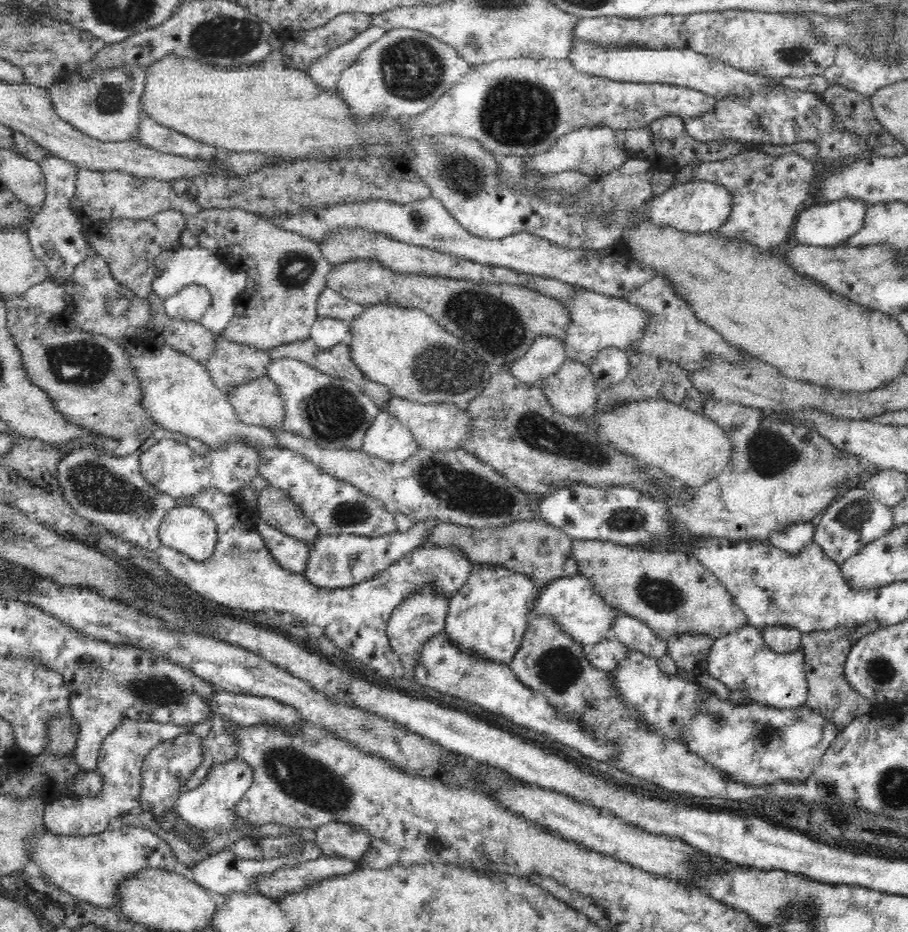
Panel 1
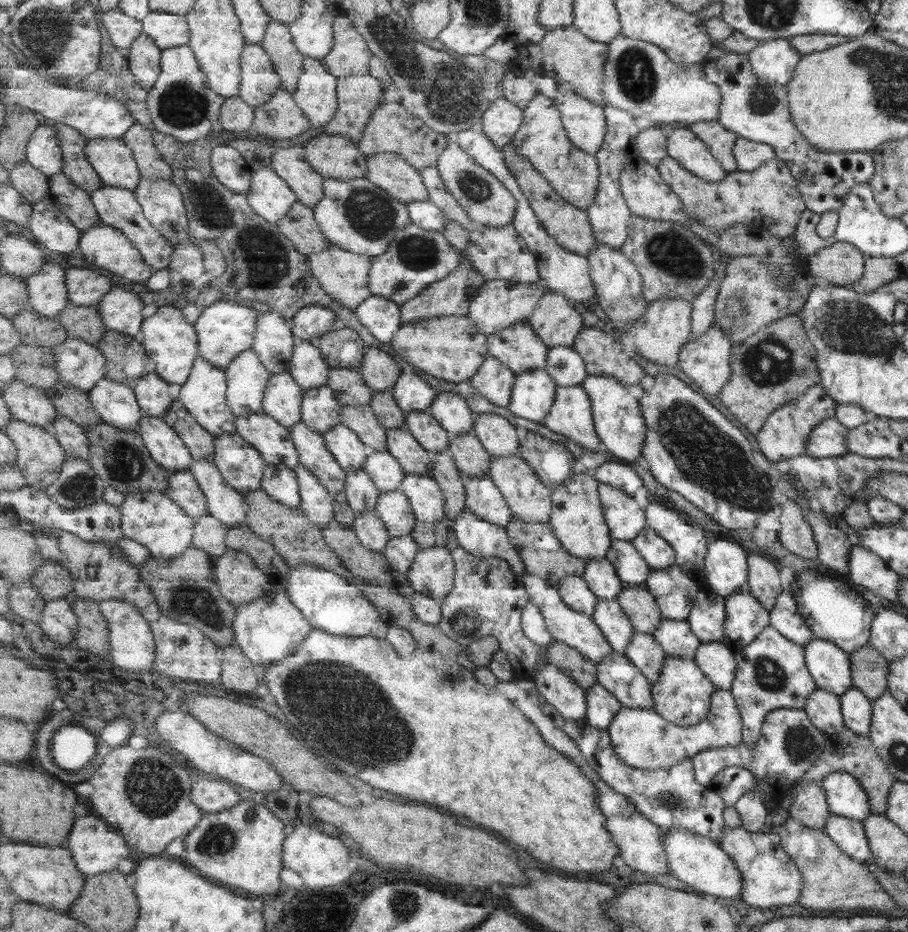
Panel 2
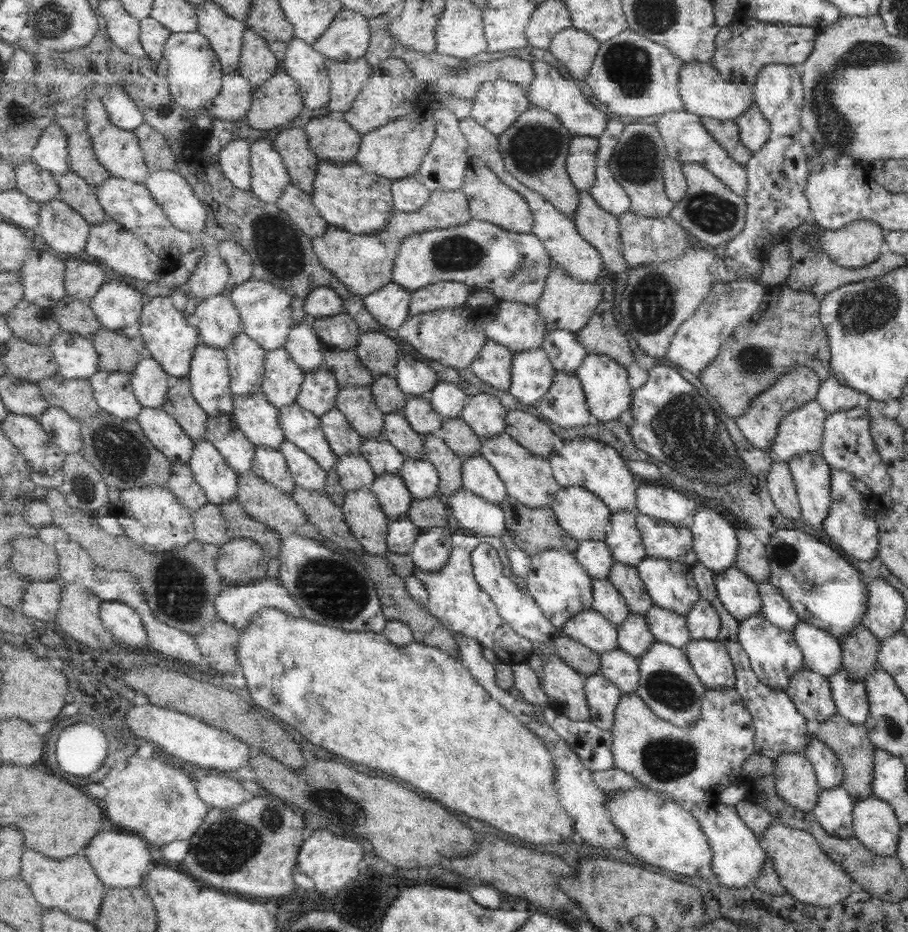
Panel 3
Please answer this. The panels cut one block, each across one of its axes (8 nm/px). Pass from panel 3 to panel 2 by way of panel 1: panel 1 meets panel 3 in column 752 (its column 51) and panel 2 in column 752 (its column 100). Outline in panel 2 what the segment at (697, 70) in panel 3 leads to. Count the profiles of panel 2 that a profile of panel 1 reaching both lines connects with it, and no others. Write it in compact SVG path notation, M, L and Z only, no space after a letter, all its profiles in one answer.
M713 44L701 65L707 82L715 84L721 95L717 122L741 138L772 146L774 156L784 162L794 178L805 209L815 214L835 211L849 188L871 178L873 161L869 152L829 153L808 143L788 116L786 86L769 84L755 75L747 54L726 51Z

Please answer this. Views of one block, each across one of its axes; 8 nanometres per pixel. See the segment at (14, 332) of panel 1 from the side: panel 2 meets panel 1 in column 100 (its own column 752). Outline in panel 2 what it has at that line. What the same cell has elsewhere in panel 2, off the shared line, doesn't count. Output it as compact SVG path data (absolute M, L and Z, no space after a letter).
M789 315L771 322L757 333L733 344L730 355L730 378L720 390L717 403L727 409L747 432L755 436L766 416L778 406L791 403L806 388L817 385L814 346L807 340L799 316Z

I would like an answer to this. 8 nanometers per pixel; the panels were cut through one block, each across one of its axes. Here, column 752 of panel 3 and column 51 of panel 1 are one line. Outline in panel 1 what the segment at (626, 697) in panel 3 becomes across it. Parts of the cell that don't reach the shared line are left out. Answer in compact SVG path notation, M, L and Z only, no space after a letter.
M53 716L50 719L49 742L45 746L45 753L74 758L79 732L80 727L72 716Z

